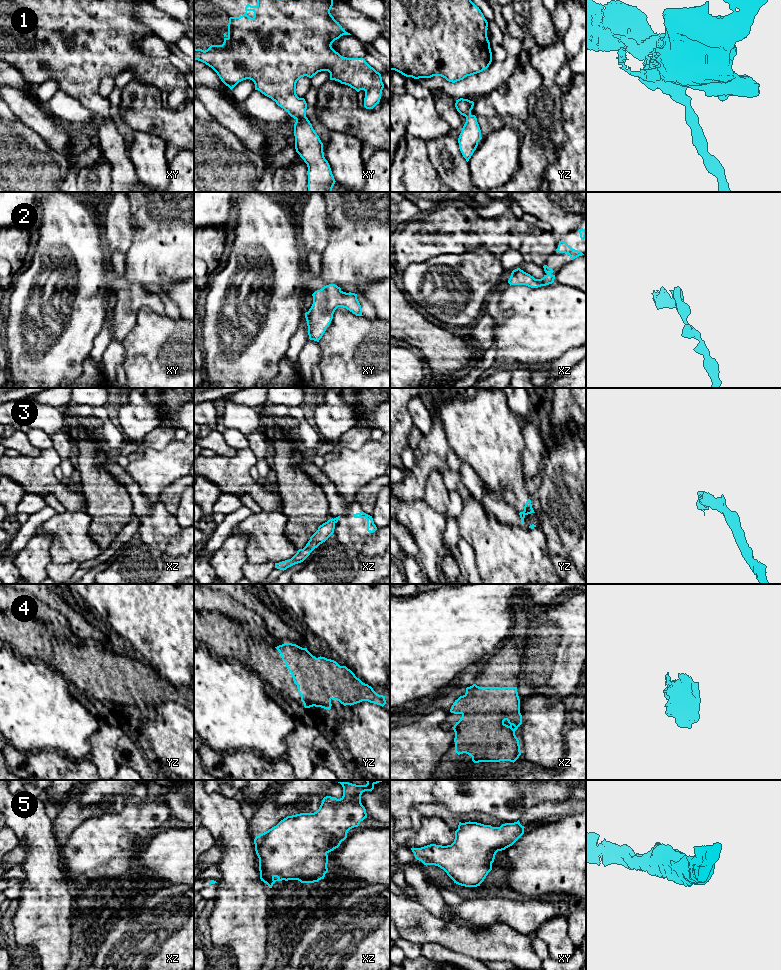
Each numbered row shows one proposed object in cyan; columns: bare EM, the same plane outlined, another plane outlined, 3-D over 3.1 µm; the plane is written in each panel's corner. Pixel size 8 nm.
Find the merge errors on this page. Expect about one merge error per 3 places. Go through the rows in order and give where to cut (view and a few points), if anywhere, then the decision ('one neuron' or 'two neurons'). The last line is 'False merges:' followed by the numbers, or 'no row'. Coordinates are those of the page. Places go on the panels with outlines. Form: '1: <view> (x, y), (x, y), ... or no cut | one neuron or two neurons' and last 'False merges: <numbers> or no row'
1: no cut | one neuron
2: no cut | one neuron
3: xz (333, 519), (335, 522) | two neurons
4: no cut | one neuron
5: no cut | one neuron
False merges: 3

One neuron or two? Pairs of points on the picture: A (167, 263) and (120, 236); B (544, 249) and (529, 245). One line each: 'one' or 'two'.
A: two
B: one

